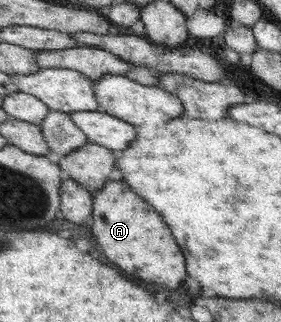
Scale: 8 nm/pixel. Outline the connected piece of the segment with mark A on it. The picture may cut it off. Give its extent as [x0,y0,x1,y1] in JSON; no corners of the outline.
[92,179,186,289]

